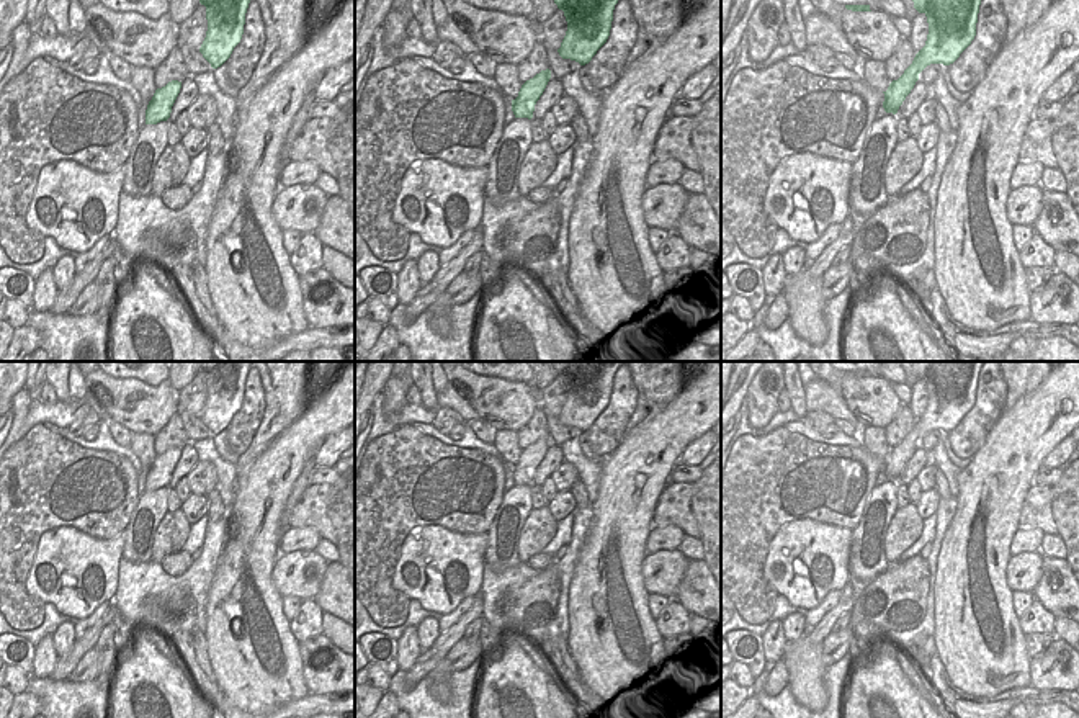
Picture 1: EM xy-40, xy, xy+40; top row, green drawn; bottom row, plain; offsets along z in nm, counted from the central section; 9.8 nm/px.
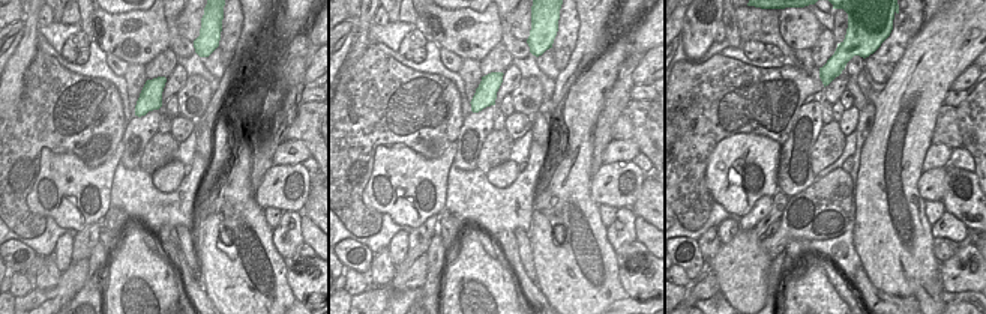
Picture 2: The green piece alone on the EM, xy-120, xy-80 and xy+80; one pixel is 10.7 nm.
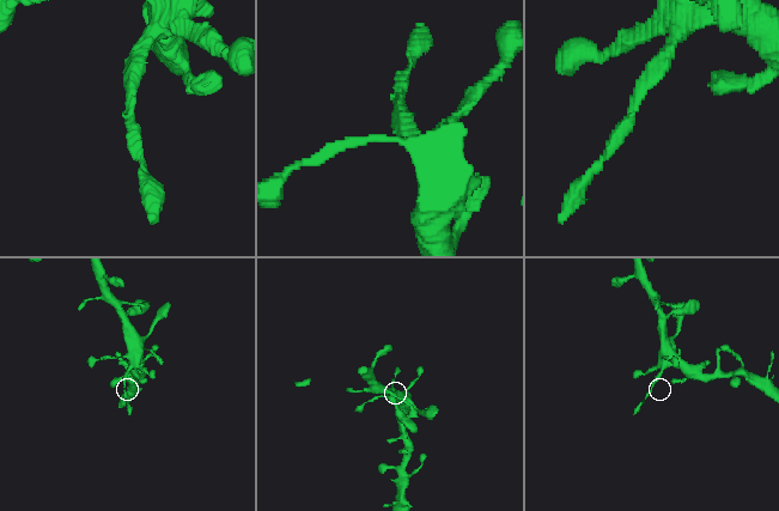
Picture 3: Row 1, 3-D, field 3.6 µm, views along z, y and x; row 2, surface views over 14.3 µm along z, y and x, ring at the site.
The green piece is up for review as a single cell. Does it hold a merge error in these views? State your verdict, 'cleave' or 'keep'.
cleave

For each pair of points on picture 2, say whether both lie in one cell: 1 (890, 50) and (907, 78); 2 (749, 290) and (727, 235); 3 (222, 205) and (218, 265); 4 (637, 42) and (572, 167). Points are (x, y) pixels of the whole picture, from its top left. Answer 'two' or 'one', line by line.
1: two
2: two
3: one
4: one

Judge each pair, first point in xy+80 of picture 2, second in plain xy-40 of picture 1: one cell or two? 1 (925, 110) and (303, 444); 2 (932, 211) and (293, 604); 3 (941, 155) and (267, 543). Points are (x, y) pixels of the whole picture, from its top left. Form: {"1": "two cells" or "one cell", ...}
{"1": "one cell", "2": "one cell", "3": "two cells"}

